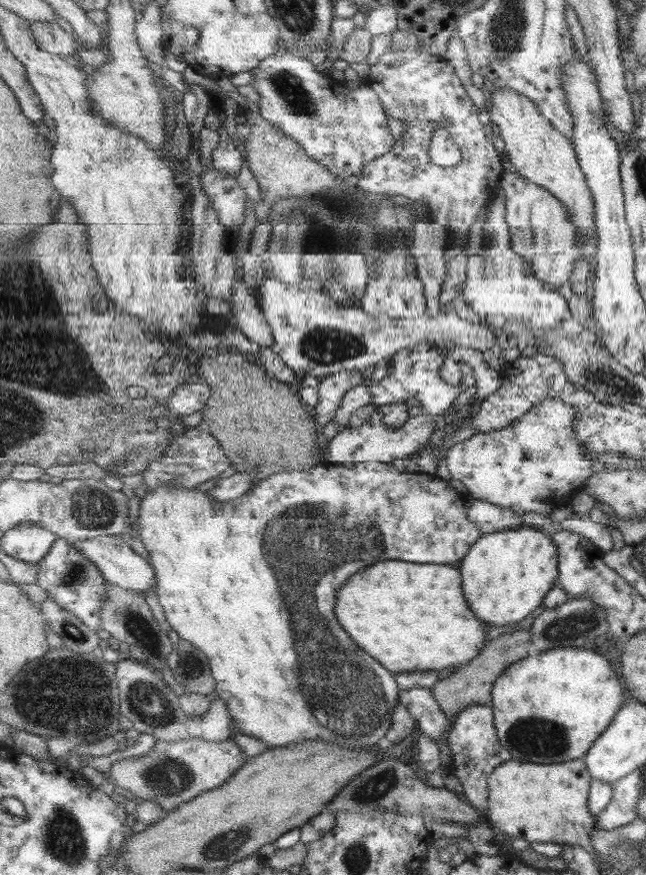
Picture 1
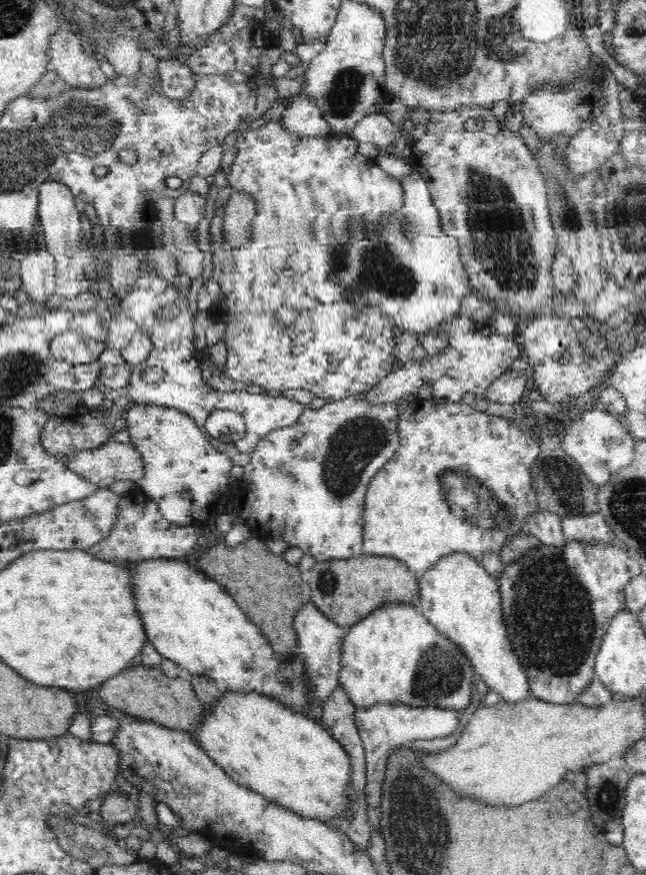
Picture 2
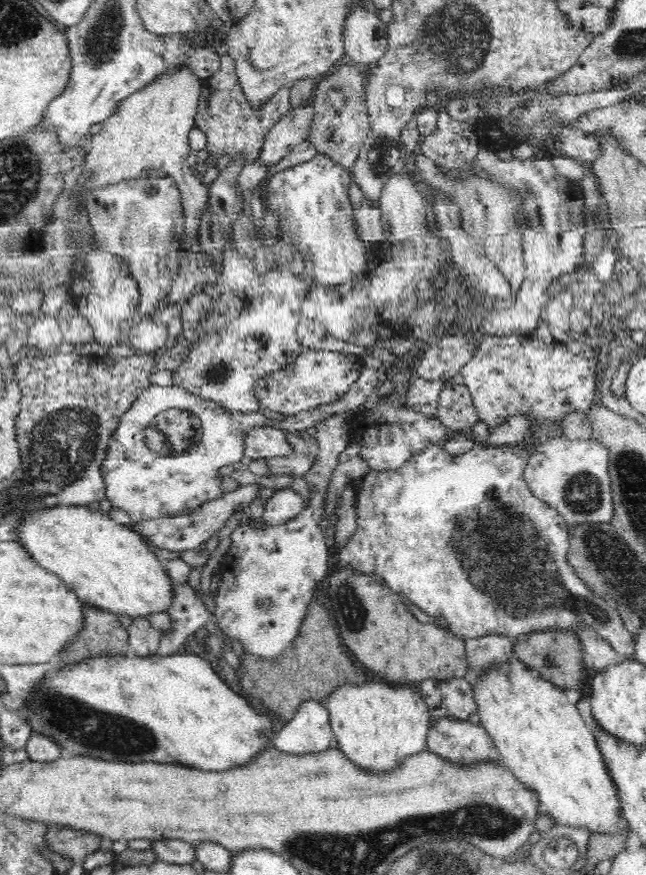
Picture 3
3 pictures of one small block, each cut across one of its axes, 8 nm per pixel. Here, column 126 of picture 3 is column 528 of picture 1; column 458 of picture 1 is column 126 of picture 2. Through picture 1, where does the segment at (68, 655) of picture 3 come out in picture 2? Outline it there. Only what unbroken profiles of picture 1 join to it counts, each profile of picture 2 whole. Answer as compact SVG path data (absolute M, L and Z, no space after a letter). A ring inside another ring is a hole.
M141 664L130 667L101 683L98 692L100 701L111 710L124 712L142 723L160 724L164 728L176 731L195 732L206 722L206 708L198 698L190 676L170 678L161 668L144 668Z

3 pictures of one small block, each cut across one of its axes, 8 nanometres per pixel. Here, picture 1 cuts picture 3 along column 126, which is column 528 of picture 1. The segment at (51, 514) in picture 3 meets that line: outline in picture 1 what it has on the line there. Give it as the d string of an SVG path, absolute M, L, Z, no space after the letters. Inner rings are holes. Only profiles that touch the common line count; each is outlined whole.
M531 526L484 534L459 562L465 598L472 611L491 626L512 625L531 616L559 583L557 545L550 535Z

